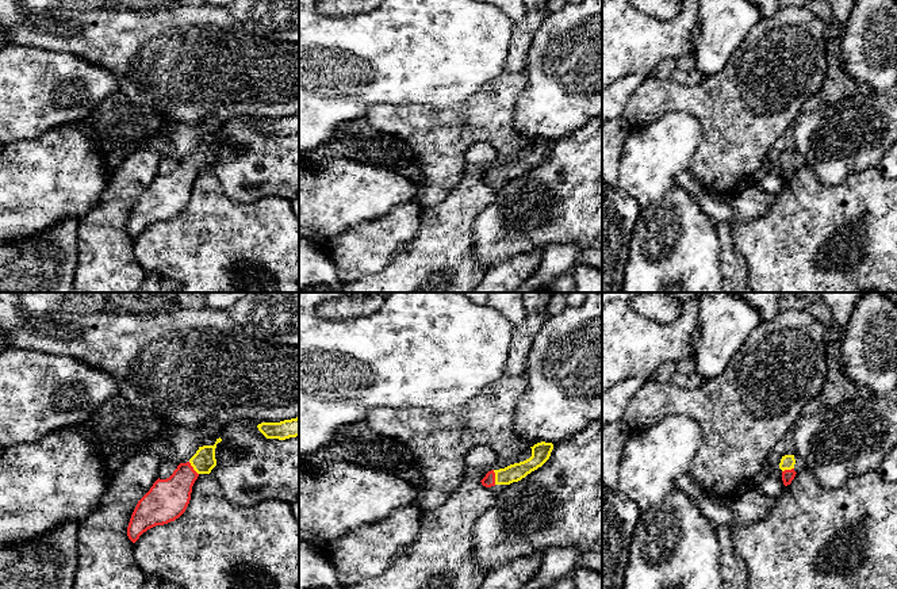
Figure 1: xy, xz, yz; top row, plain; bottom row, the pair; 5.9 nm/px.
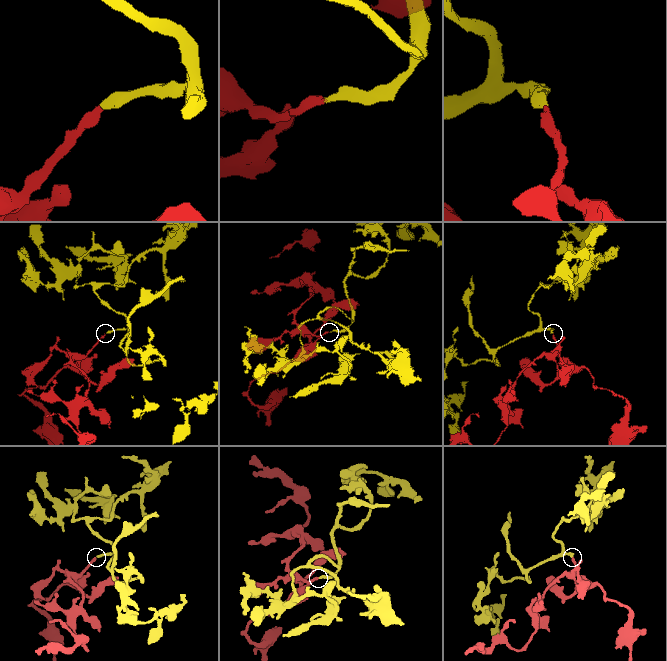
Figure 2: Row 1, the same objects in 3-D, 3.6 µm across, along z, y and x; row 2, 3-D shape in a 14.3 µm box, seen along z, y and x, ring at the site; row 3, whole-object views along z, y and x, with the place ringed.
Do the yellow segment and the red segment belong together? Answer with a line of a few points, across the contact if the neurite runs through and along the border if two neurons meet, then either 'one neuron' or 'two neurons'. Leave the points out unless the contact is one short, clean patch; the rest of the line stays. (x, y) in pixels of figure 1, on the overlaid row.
line xz (513, 473), (495, 477), (489, 481); one neuron

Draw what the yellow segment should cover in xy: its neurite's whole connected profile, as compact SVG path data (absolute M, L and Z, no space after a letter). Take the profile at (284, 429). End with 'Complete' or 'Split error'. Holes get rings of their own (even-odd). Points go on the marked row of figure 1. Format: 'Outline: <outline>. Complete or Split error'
Outline: M299 417L280 422L261 422L257 428L267 439L285 440L296 437L299 436Z. Complete

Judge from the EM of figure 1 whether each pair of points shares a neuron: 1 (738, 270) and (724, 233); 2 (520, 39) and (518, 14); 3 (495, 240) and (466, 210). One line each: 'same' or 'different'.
1: same
2: different
3: different

